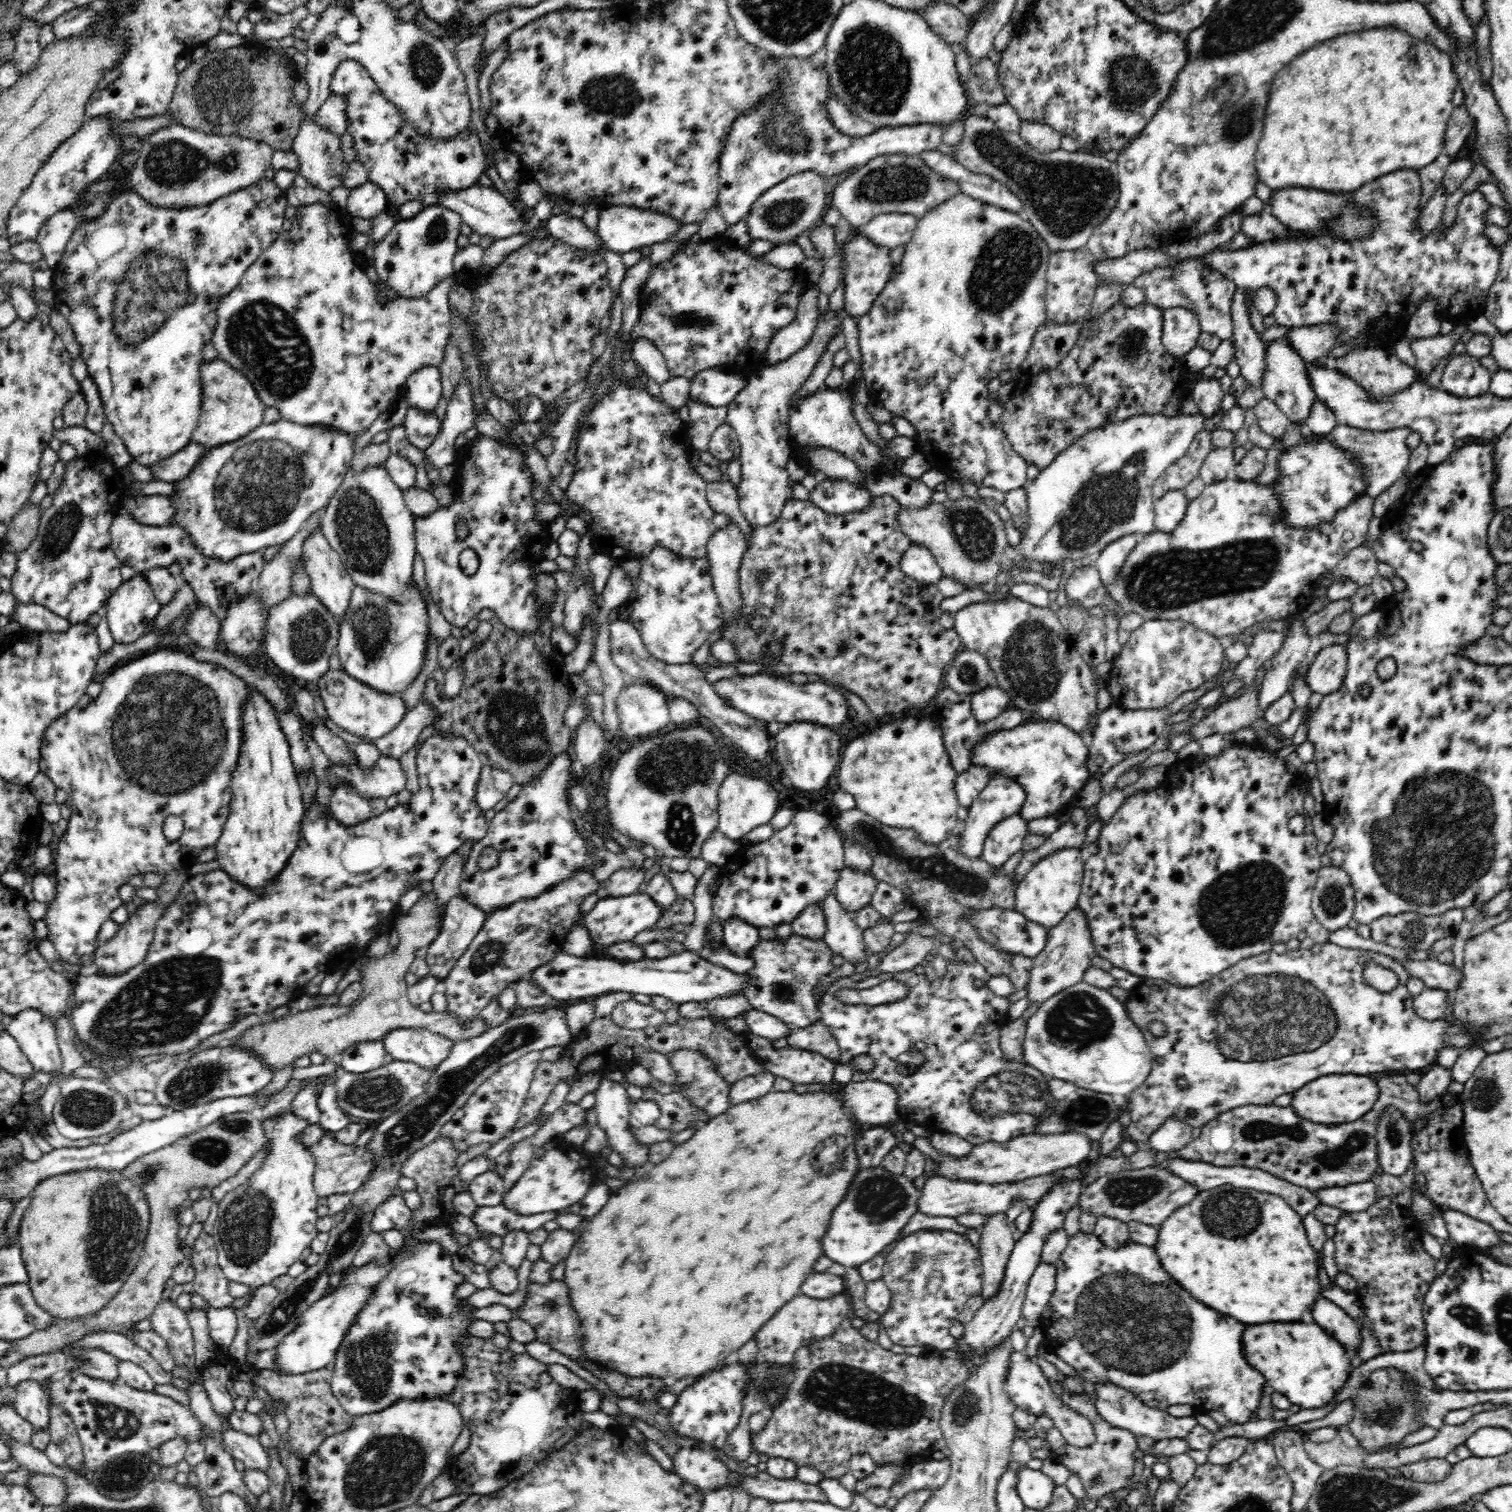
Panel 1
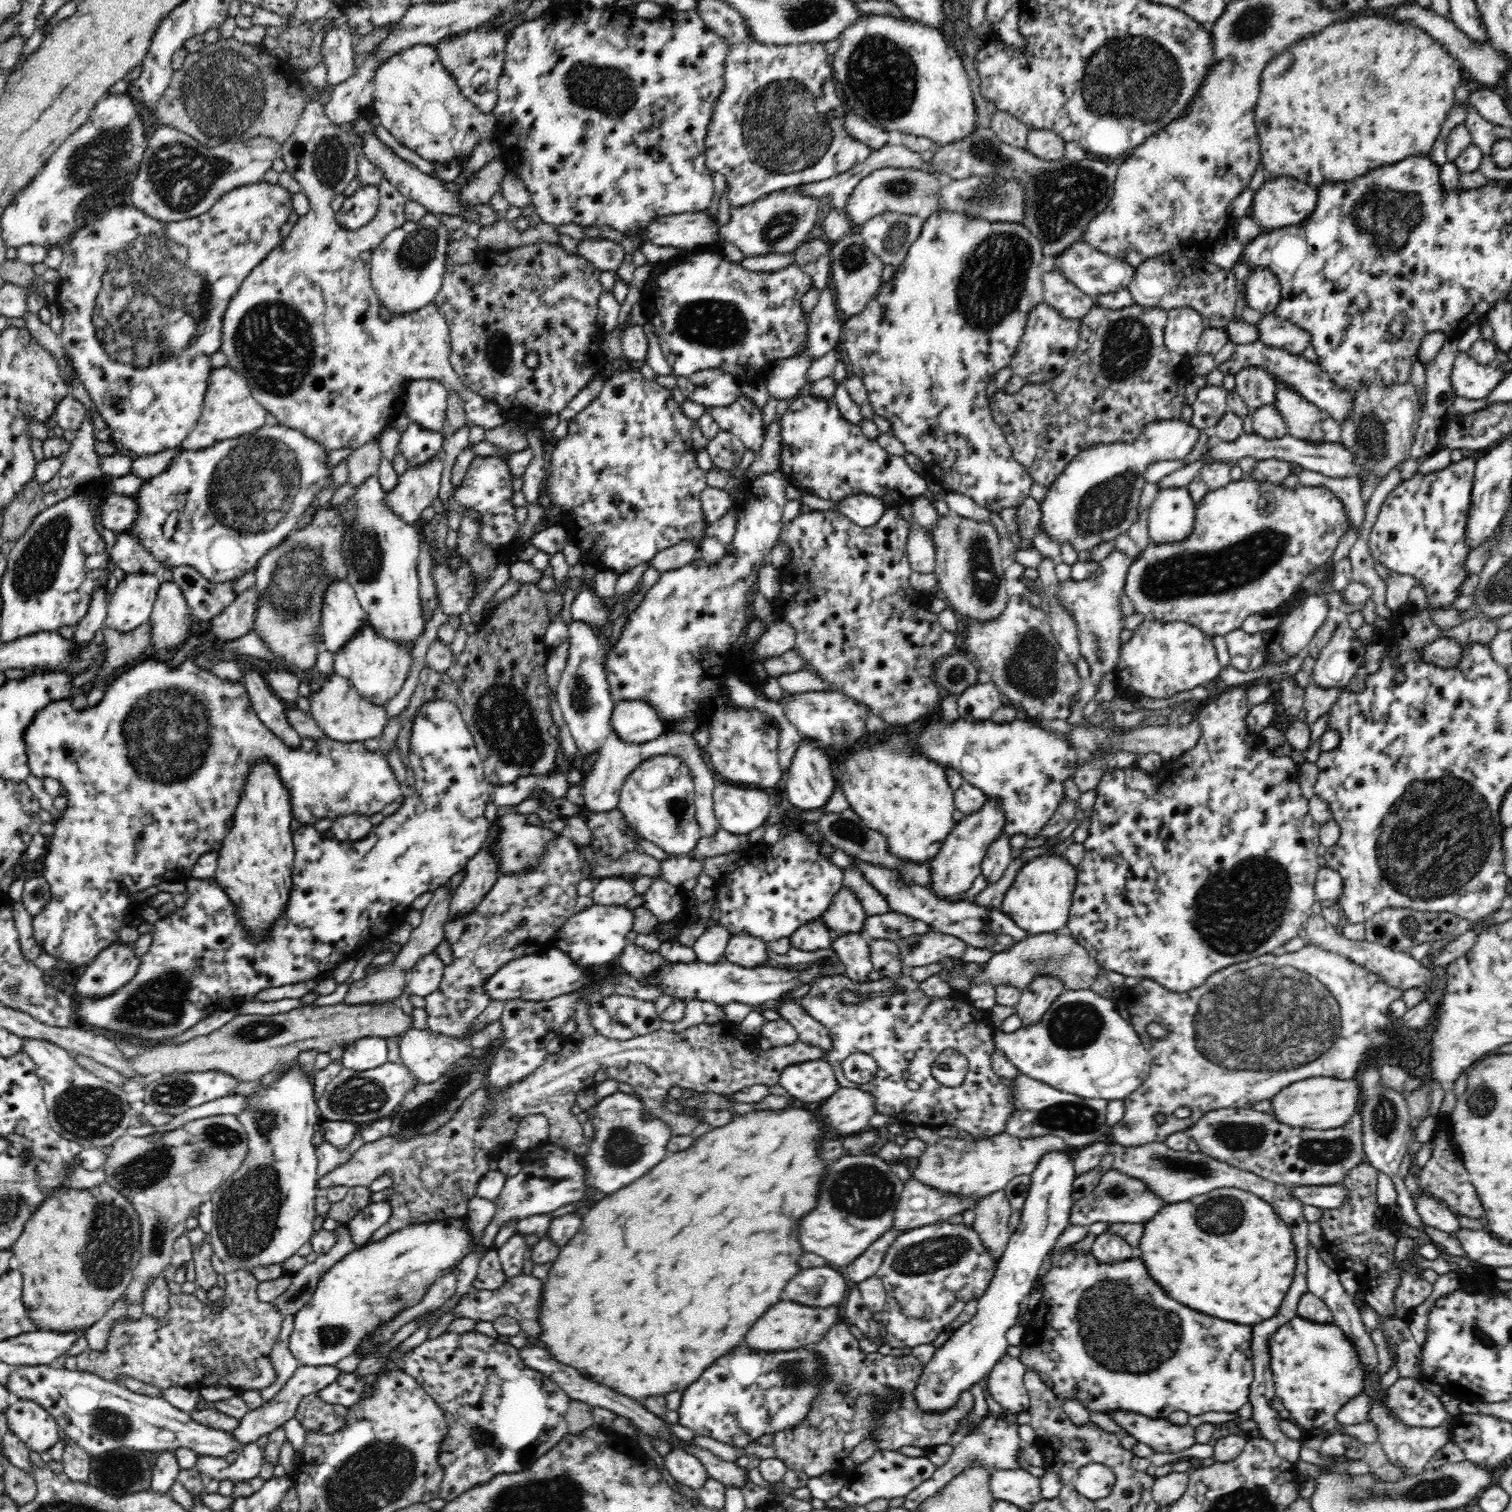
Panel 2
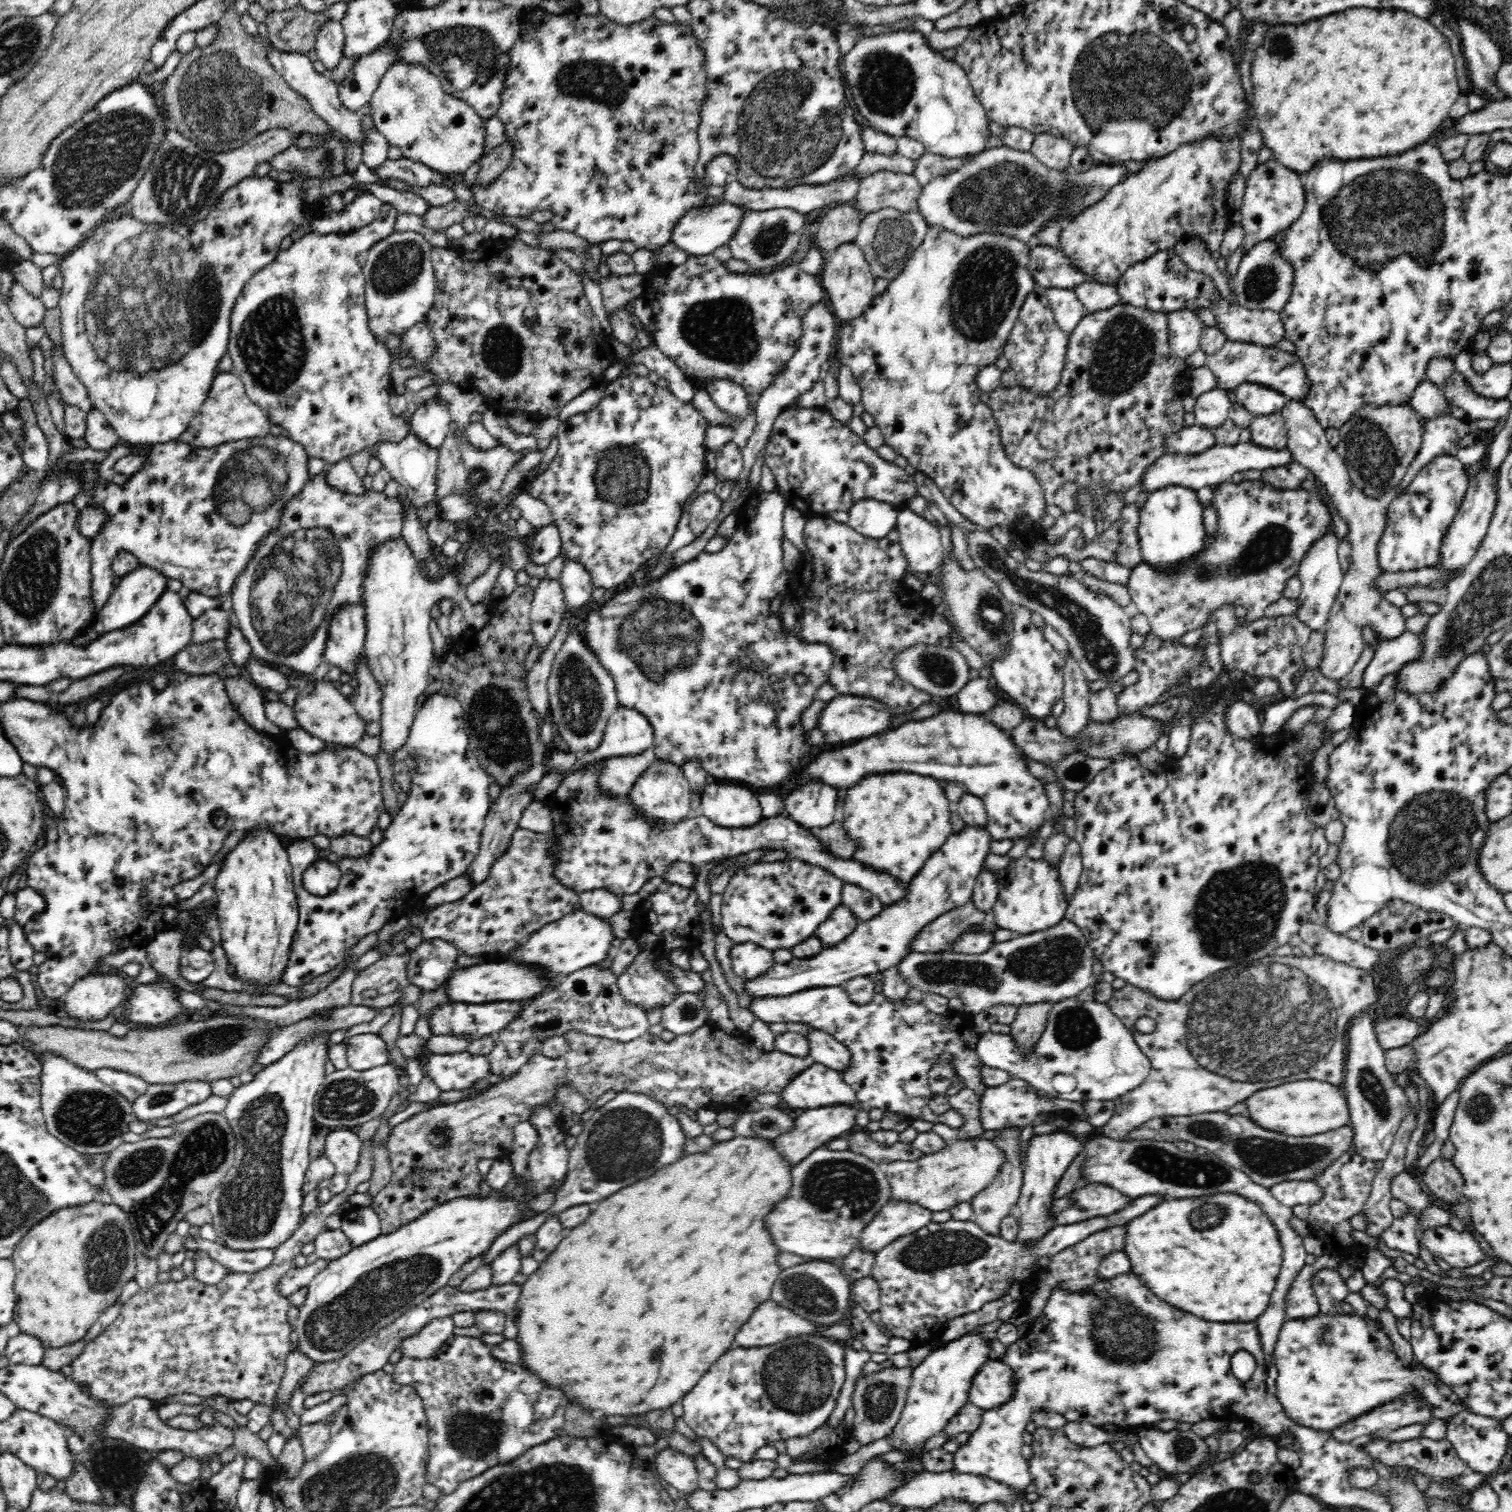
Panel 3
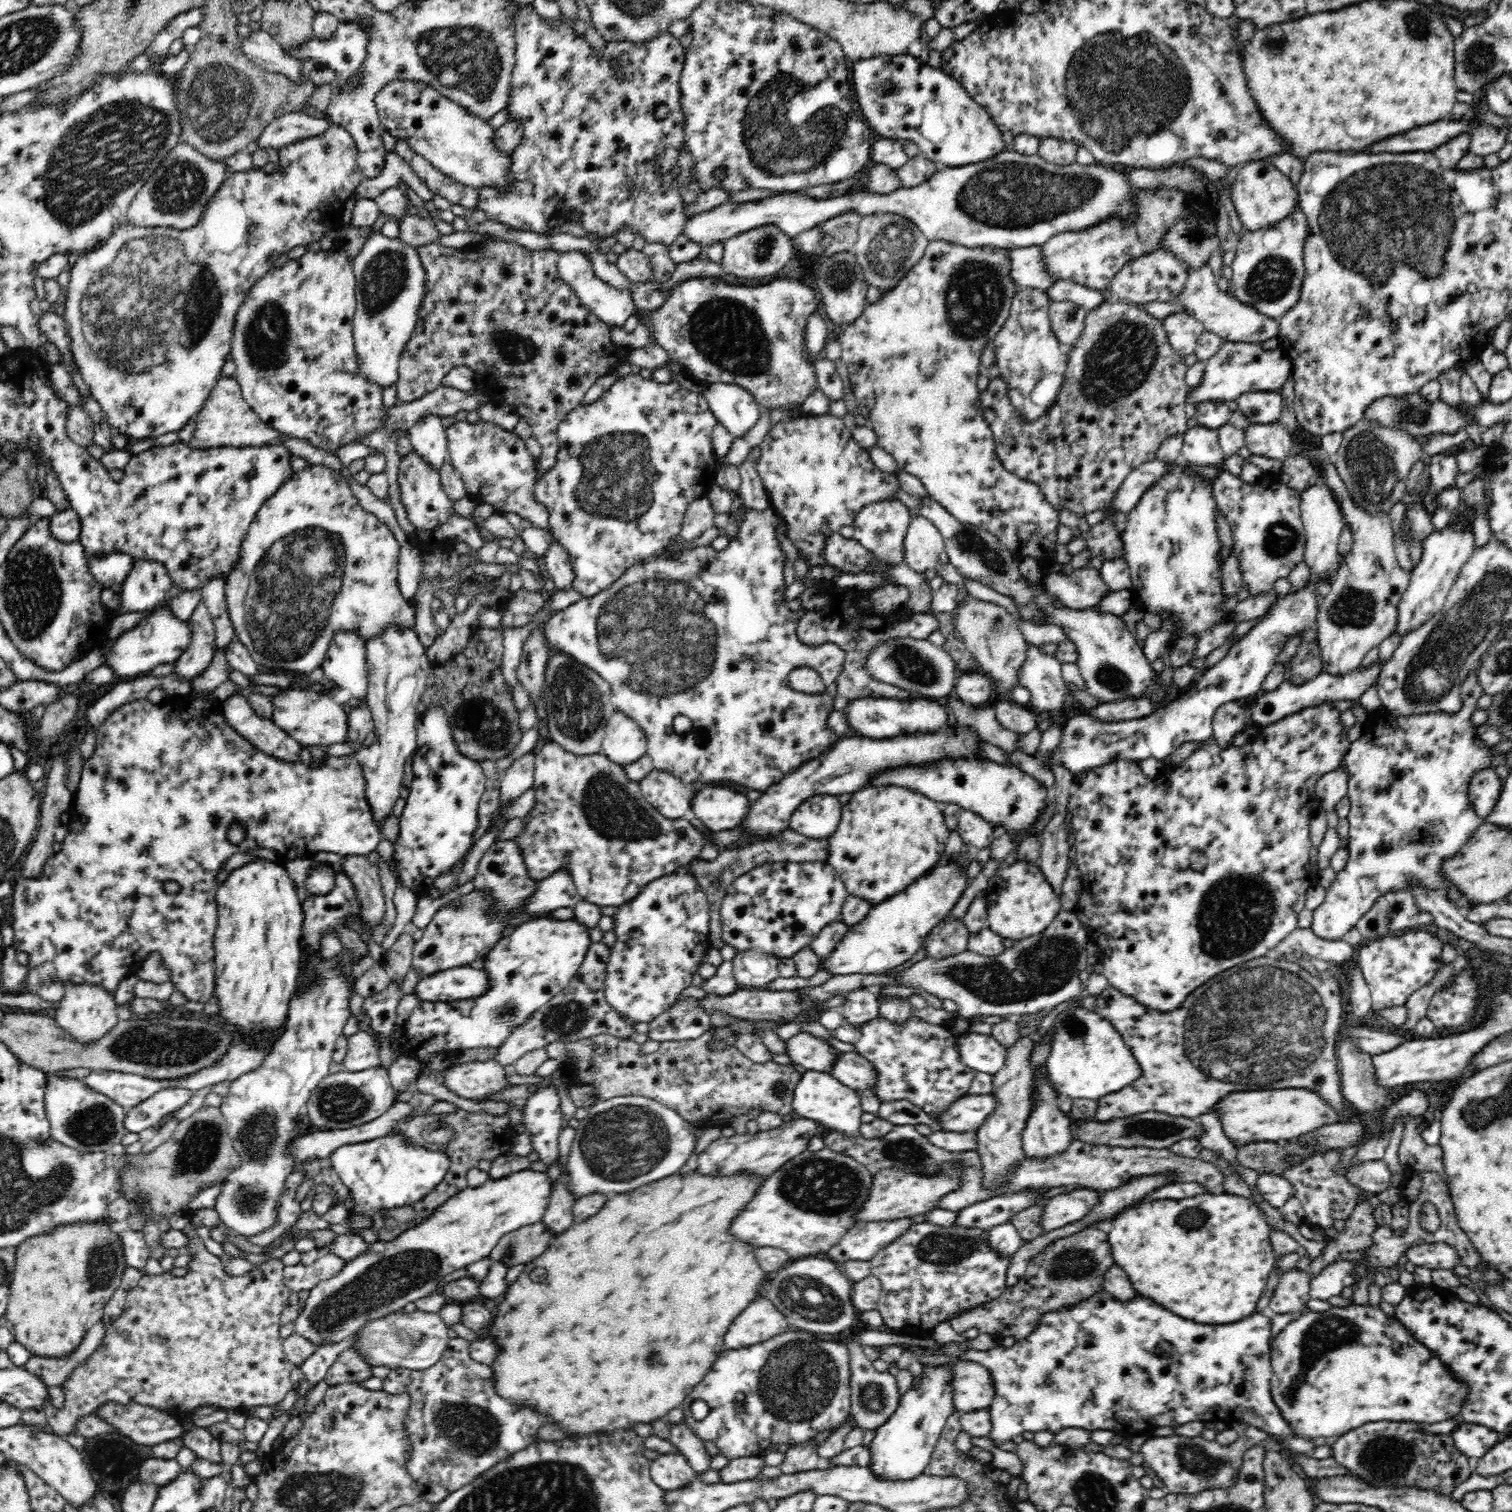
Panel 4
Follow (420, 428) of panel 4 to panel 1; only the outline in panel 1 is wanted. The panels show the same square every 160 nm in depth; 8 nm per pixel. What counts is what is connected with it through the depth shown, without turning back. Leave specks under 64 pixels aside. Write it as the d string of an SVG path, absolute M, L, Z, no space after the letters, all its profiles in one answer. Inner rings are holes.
M426 366L408 377L402 389L402 395L407 408L420 409L424 413L441 413L444 407L442 389L440 369Z

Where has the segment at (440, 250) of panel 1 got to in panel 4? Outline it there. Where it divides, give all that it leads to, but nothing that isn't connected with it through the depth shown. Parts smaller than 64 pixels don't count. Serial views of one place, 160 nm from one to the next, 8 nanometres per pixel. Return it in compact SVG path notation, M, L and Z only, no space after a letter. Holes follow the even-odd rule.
M381 232L370 233L351 265L356 279L352 337L358 369L366 381L381 387L391 386L398 380L401 352L416 326L426 273L416 248L402 243L398 238L384 236Z

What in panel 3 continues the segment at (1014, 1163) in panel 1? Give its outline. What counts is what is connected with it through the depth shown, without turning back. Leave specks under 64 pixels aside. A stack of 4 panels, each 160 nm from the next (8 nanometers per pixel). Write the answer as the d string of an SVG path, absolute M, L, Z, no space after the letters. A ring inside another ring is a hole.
M957 1139L938 1152L915 1161L896 1161L884 1166L889 1186L888 1201L912 1203L932 1212L950 1210L960 1202L969 1202L987 1188L1004 1164L1004 1153L990 1139Z

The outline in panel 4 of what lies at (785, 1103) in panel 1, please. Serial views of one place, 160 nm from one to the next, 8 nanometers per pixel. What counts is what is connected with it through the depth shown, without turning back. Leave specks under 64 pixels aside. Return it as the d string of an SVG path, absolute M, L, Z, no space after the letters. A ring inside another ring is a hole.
M696 1172L690 1176L668 1176L656 1184L648 1184L610 1198L596 1216L580 1224L574 1224L572 1228L555 1236L550 1246L540 1256L524 1265L524 1270L520 1272L518 1278L507 1286L503 1299L492 1305L494 1316L493 1322L489 1324L490 1334L487 1338L492 1339L500 1350L494 1362L488 1365L494 1371L496 1393L520 1407L536 1408L536 1412L548 1416L550 1422L560 1426L568 1434L584 1434L584 1436L612 1432L608 1424L620 1418L622 1426L614 1426L614 1430L632 1429L635 1424L651 1423L666 1417L670 1410L679 1408L724 1350L724 1334L730 1322L750 1302L763 1294L758 1288L764 1288L767 1284L769 1276L756 1263L756 1258L752 1254L754 1250L728 1234L732 1218L752 1200L758 1186L763 1184L762 1180L765 1178L747 1174L726 1178L700 1176Z

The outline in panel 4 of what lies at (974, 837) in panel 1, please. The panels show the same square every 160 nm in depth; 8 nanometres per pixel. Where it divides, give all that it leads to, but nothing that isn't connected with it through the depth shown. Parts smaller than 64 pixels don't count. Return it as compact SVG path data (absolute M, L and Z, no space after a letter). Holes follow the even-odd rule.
M943 859L926 876L921 876L912 884L908 885L902 892L887 898L870 908L870 912L854 926L848 929L848 932L842 937L842 940L836 945L831 955L821 963L826 970L831 970L834 974L862 974L879 975L890 968L896 968L910 960L920 946L925 944L925 938L930 931L954 908L963 891L966 889L966 869L960 871L954 863Z

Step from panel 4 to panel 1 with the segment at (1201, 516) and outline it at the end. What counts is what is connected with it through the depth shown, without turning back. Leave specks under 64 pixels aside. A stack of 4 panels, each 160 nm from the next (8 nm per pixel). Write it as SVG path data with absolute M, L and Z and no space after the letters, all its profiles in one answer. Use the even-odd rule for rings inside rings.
M1172 489L1154 502L1154 530L1171 533L1179 527L1185 517L1189 500L1185 490Z

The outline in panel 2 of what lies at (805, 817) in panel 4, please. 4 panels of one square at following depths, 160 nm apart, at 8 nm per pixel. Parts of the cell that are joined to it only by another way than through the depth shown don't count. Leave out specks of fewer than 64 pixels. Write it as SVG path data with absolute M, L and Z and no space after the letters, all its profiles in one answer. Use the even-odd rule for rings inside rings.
M810 739L803 741L797 748L789 765L788 780L784 784L785 803L796 811L824 809L838 785L837 776L832 773L832 768L830 768L830 759L828 759L828 755L824 753L822 747L824 746L820 746Z

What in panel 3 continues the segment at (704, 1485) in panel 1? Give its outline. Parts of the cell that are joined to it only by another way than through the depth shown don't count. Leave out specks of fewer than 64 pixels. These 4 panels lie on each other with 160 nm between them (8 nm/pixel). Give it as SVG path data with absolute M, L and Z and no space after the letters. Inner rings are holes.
M672 1448L657 1451L655 1462L656 1474L681 1494L699 1488L696 1465L686 1453Z

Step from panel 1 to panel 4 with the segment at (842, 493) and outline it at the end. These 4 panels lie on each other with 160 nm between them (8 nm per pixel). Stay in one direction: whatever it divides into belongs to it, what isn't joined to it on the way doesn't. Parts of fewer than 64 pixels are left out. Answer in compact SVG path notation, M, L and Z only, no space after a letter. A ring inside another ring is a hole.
M896 498L883 500L872 504L867 504L861 508L853 522L854 534L853 537L866 549L870 551L873 557L873 565L870 566L871 576L881 578L883 584L876 589L887 586L896 585L892 579L892 572L898 566L905 564L904 562L904 539L910 524L910 519L913 515L913 510L909 509L903 503L900 503Z

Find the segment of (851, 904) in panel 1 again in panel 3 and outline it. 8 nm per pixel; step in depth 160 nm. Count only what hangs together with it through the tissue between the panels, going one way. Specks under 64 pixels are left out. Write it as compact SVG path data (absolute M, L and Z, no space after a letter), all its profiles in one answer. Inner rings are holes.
M840 904L815 930L814 936L822 941L822 946L831 947L842 942L856 928L857 919L848 907Z

